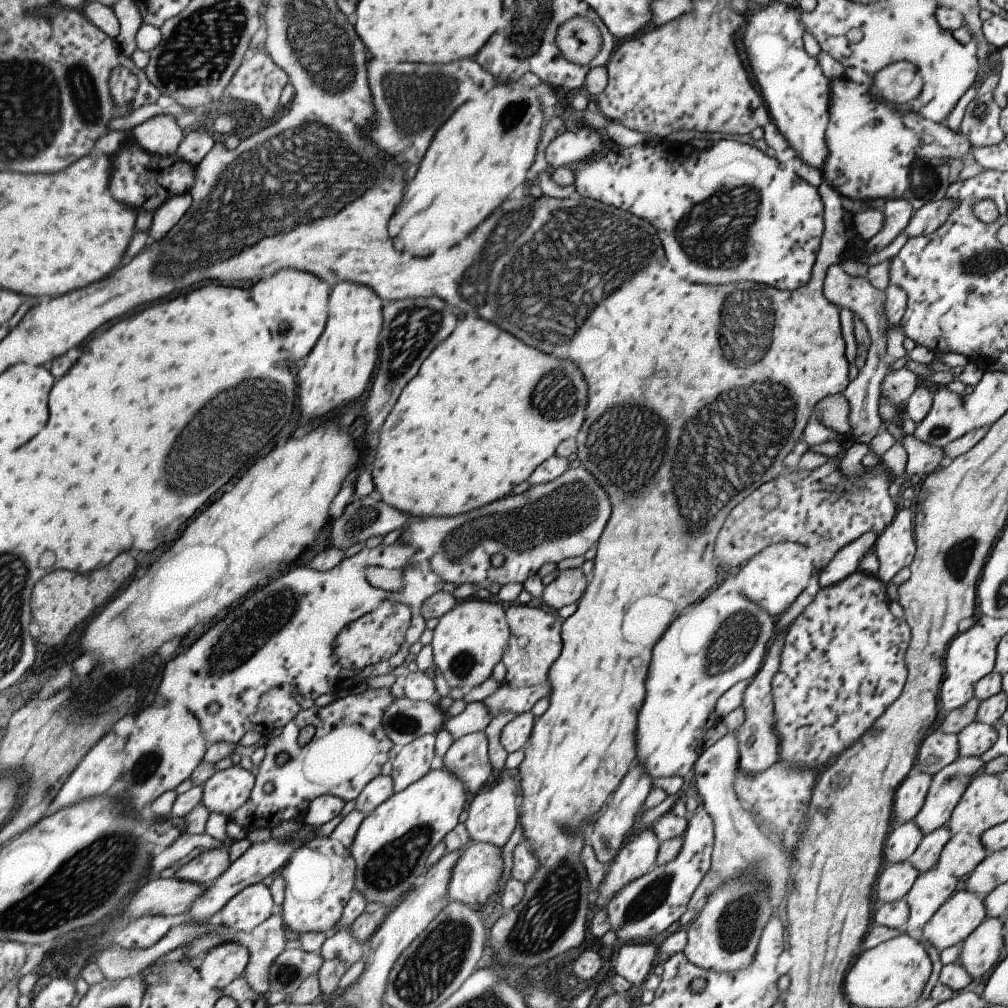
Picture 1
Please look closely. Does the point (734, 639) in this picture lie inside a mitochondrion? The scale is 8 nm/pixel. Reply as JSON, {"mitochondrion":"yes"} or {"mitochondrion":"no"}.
{"mitochondrion":"yes"}

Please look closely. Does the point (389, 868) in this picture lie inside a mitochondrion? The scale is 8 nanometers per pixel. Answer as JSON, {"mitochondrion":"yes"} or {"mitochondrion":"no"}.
{"mitochondrion":"yes"}

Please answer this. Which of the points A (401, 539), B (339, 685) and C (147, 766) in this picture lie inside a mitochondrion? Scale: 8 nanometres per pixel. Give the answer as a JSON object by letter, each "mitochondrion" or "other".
{"A":"other","B":"other","C":"mitochondrion"}

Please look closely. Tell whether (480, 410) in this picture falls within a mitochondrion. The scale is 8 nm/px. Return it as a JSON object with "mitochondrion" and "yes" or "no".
{"mitochondrion":"no"}

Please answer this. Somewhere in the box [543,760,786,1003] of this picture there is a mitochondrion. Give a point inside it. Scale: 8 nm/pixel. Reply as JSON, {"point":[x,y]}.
{"point":[737,922]}

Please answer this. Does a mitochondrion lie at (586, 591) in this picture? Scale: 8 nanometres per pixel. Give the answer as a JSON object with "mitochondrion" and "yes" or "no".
{"mitochondrion":"no"}

